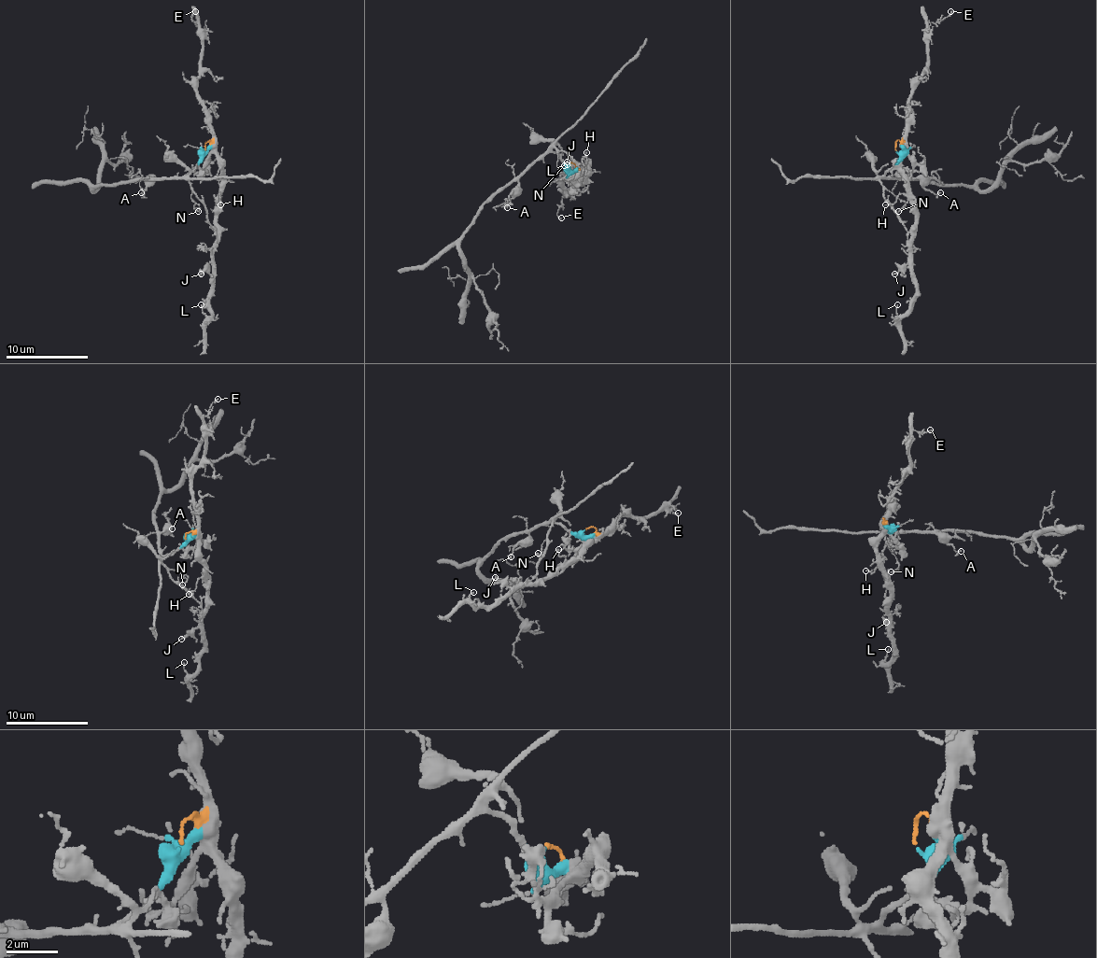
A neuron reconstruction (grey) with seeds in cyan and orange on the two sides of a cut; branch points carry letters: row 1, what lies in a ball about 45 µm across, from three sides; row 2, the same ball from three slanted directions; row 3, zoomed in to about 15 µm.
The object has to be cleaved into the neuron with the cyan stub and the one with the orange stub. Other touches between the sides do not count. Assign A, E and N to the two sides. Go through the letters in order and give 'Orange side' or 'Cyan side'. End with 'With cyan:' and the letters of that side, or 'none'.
A: Cyan side
E: Orange side
N: Cyan side
With cyan: A, N

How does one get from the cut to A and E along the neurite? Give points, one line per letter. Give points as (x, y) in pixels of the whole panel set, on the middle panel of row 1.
A: (570, 162), (569, 167), (554, 152), (546, 152), (519, 179), (519, 185), (509, 196), (511, 202), (507, 208)
E: (570, 162), (579, 169), (562, 181), (569, 196), (564, 196), (556, 214), (560, 218)

